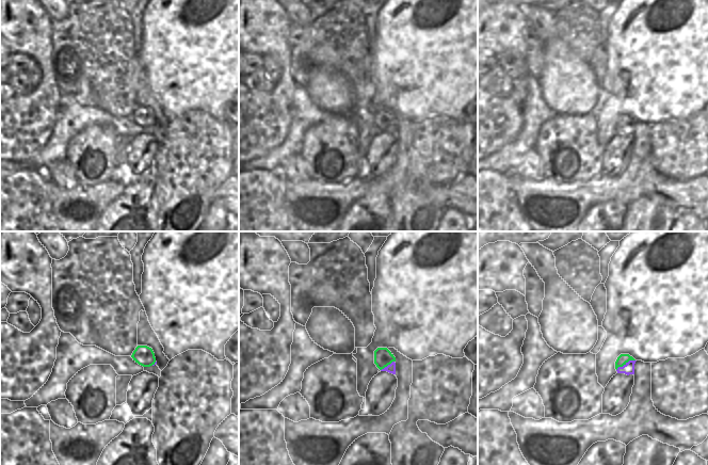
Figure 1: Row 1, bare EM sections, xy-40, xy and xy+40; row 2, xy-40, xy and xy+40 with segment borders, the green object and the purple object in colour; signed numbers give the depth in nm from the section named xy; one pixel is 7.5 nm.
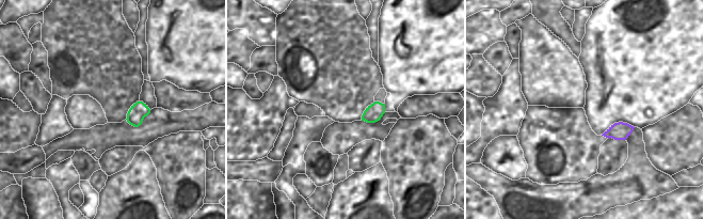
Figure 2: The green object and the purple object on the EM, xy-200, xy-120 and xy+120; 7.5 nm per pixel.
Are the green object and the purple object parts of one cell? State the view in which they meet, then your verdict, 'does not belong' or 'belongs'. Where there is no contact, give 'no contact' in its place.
xy+40 | belongs

